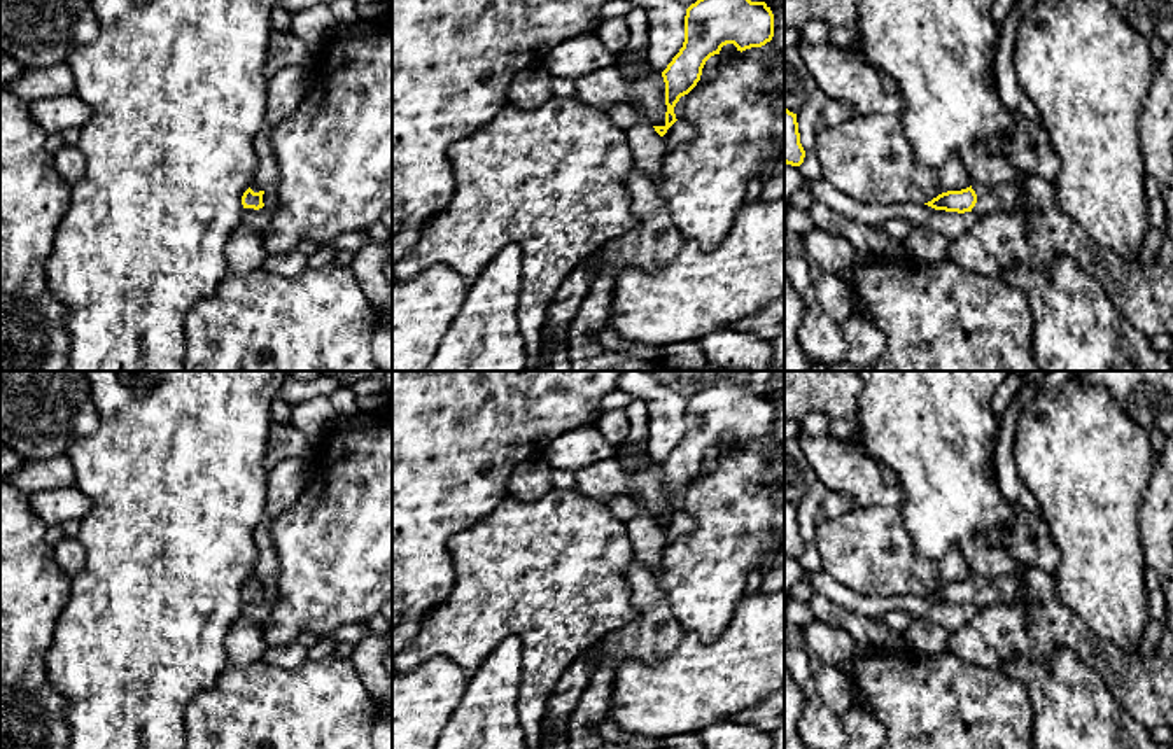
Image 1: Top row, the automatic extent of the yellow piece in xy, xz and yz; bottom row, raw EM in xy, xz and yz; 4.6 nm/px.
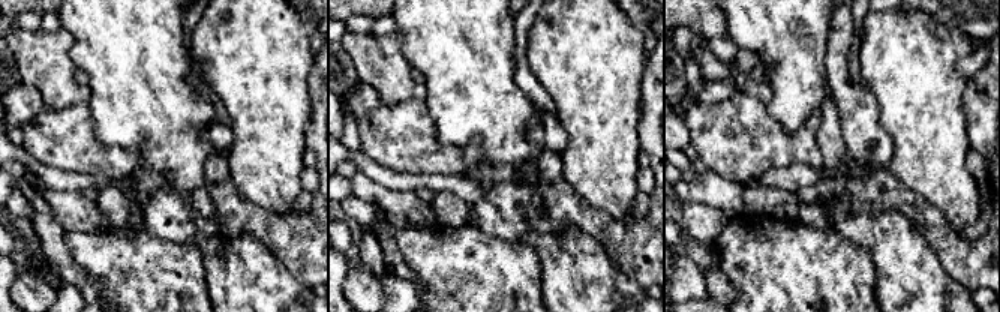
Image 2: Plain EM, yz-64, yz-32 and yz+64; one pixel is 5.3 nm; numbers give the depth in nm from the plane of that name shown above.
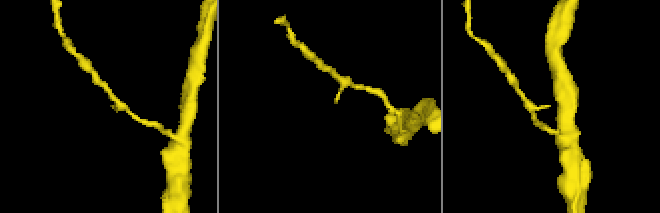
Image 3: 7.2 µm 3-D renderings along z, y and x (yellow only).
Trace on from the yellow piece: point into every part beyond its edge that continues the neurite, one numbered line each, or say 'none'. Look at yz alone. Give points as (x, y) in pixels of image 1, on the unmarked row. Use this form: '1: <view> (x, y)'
1: yz (1032, 585)

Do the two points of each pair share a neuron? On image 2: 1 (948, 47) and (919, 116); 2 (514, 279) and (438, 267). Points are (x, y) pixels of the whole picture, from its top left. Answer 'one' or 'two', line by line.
1: one
2: one

